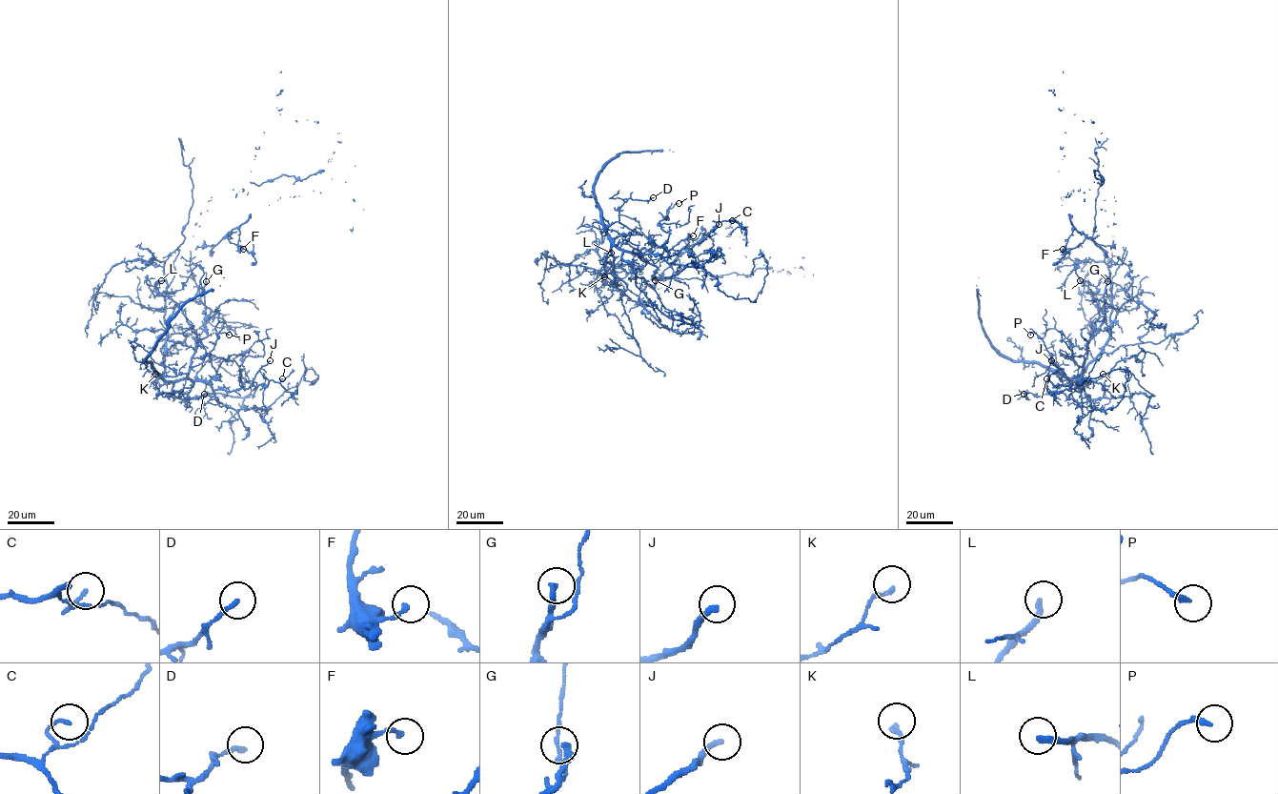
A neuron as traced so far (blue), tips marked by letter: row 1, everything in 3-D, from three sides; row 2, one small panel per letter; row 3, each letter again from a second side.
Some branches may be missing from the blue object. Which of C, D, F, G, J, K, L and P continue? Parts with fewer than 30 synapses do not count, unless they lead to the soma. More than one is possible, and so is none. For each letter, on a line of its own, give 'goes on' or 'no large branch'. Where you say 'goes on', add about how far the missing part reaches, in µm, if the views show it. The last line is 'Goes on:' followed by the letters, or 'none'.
C: no large branch
D: no large branch
F: no large branch
G: goes on | 25 µm
J: goes on | 30 µm
K: no large branch
L: goes on | 40 µm
P: no large branch
Goes on: G, J, L

